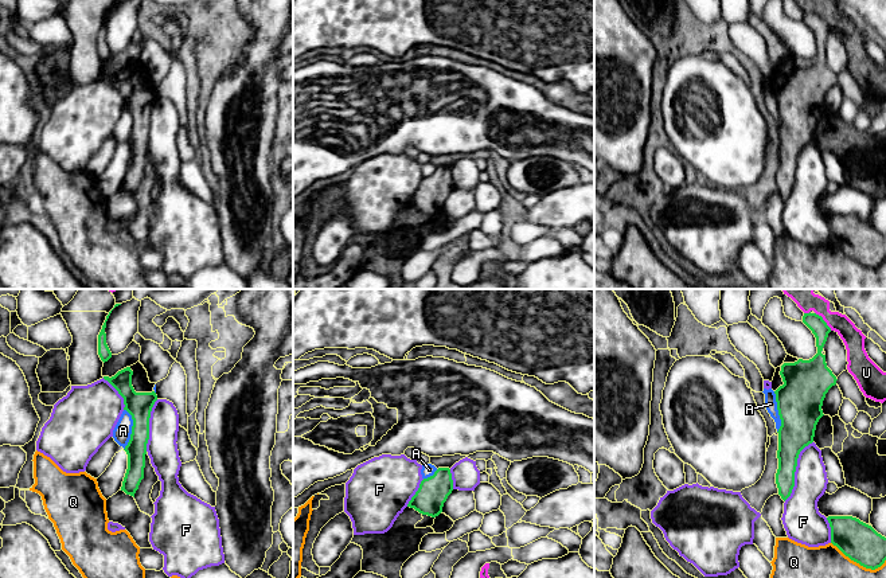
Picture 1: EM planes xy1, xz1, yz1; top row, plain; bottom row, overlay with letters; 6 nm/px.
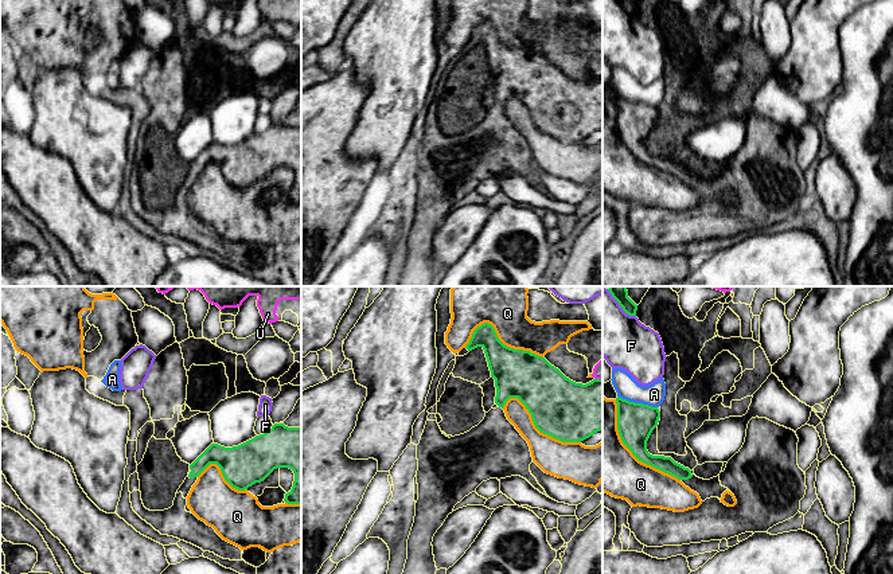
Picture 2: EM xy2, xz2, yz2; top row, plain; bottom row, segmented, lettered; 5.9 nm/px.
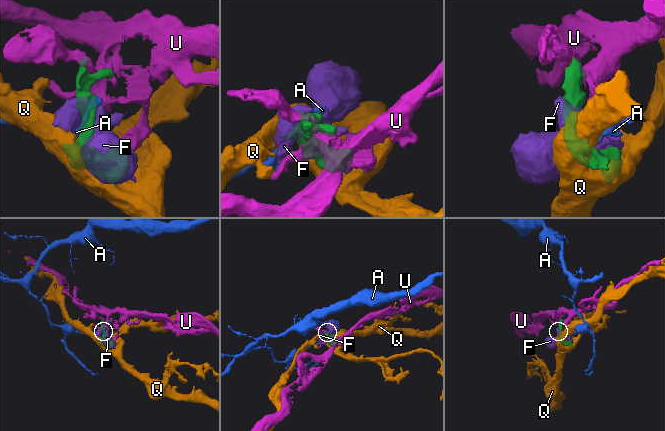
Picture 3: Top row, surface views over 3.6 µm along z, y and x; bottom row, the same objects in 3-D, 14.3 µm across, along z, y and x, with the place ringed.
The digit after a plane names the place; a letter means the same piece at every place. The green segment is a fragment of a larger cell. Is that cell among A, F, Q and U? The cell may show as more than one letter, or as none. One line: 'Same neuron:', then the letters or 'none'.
Same neuron: none

